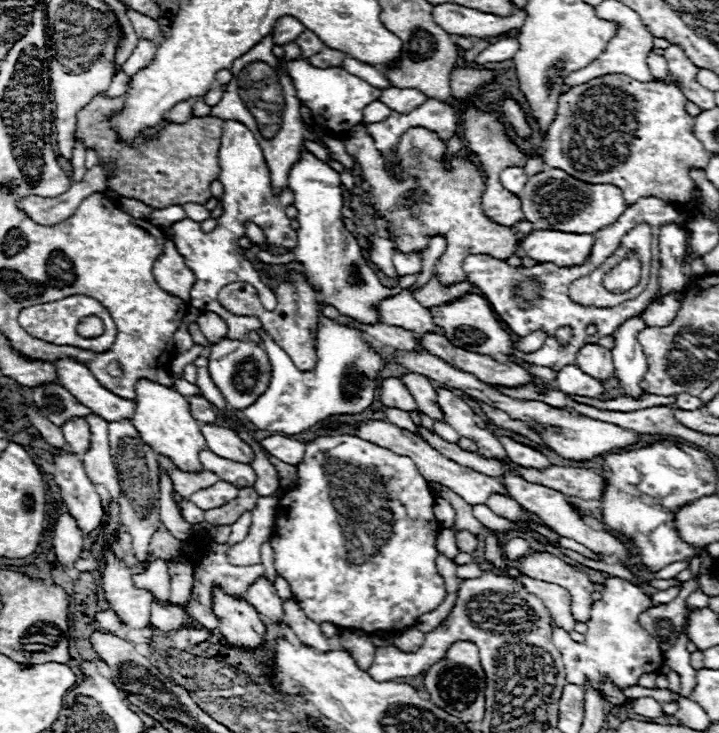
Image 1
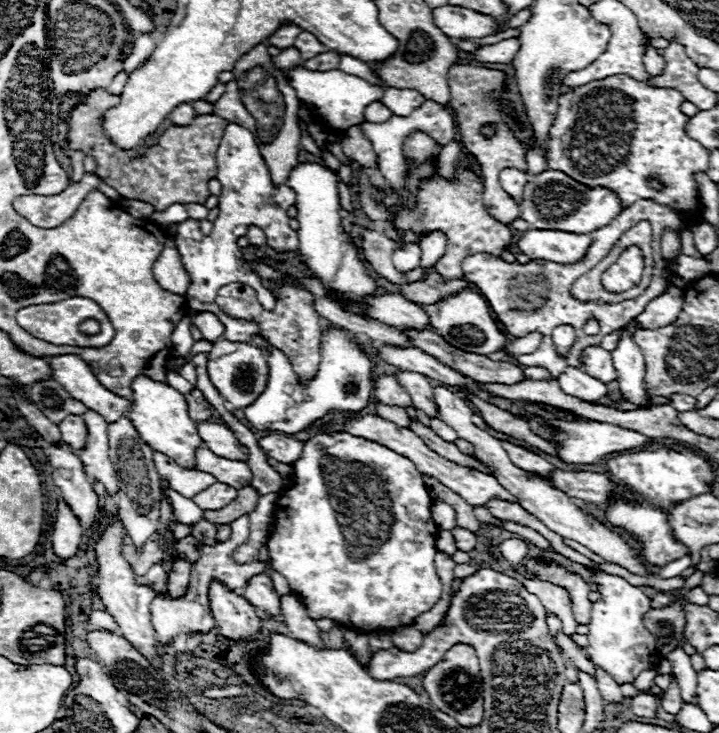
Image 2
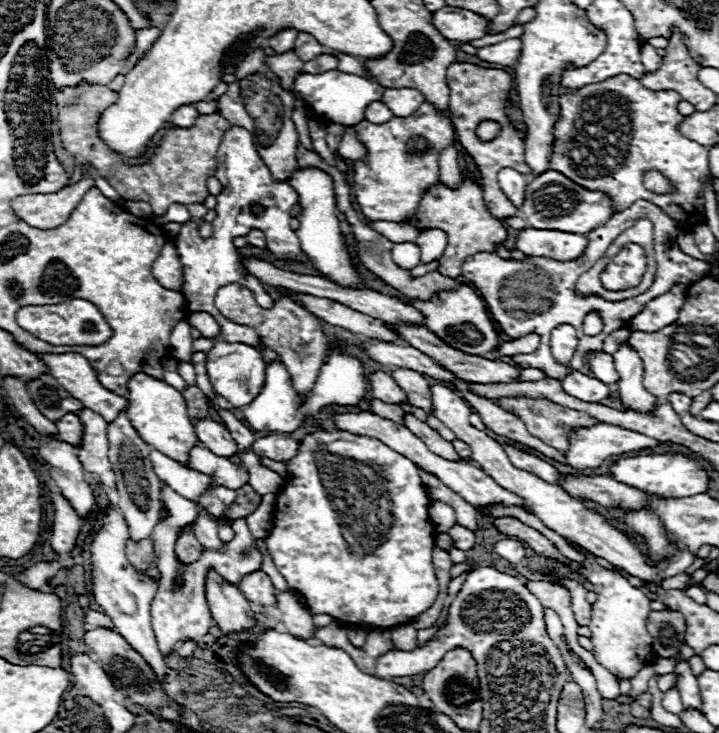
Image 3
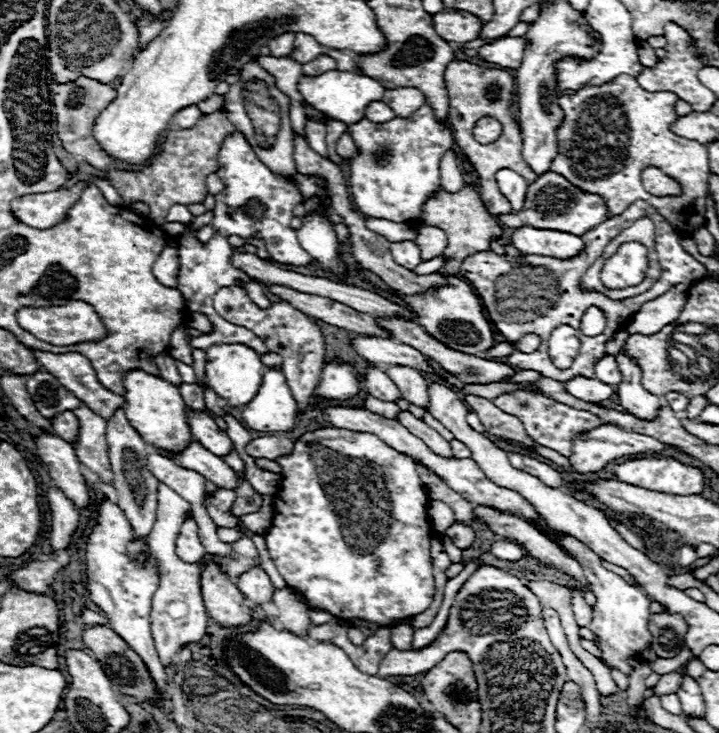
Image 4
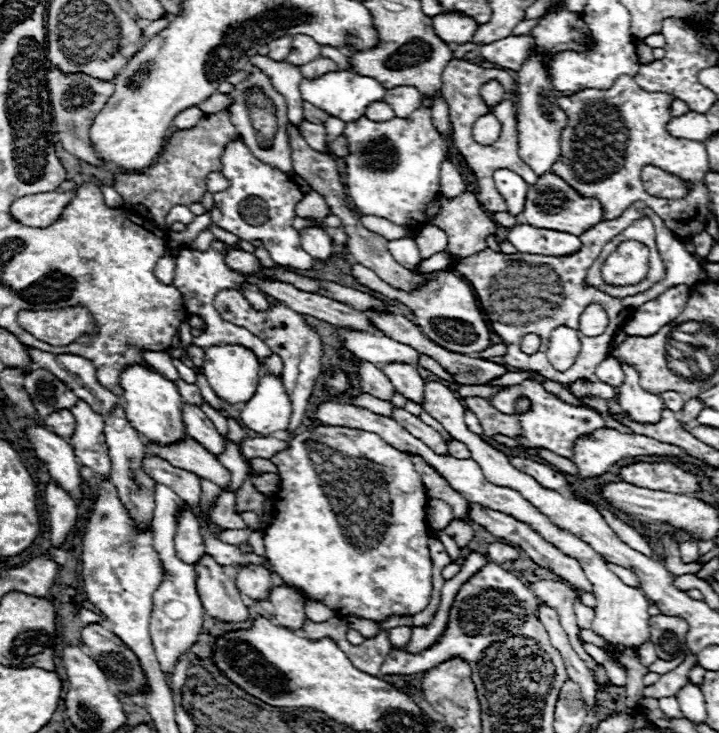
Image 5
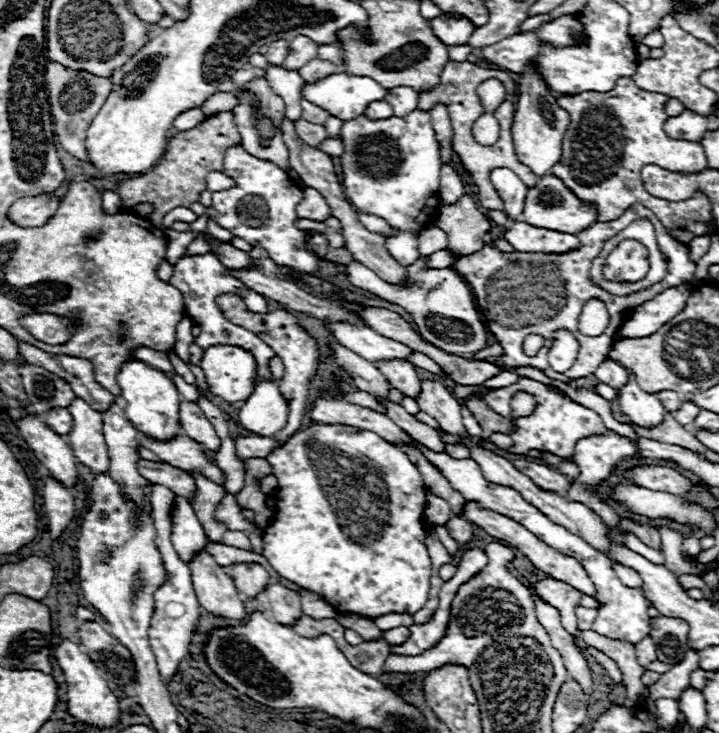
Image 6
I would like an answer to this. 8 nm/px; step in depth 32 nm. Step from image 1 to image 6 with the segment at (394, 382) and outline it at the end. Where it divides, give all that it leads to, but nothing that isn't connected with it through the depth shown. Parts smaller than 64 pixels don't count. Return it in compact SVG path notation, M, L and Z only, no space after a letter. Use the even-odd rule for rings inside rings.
M334 344L332 350L336 356L336 362L342 366L342 370L346 370L354 378L354 384L358 386L358 390L364 390L380 398L388 398L390 384L372 362L362 360L358 354L354 354L352 350L340 344Z

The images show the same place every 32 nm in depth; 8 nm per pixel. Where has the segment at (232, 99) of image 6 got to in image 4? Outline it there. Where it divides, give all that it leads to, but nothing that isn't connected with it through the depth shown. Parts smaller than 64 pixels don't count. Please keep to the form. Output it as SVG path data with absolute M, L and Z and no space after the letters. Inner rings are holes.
M212 96L212 98L204 100L202 104L196 104L196 106L198 106L198 110L202 114L214 114L214 112L218 112L222 108L222 102L224 102L224 96Z

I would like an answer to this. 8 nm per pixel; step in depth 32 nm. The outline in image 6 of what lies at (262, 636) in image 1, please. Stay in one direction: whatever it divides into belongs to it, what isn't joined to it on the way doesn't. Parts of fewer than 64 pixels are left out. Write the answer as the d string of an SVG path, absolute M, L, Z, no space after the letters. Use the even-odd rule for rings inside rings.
M202 550L188 566L194 574L194 590L204 610L232 620L246 618L246 608L234 580L226 576L224 566L218 566L206 550Z

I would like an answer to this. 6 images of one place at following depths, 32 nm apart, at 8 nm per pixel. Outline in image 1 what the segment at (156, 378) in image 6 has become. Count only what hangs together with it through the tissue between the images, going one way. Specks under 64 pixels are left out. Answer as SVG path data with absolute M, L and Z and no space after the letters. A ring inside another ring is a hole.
M138 380L136 384L136 412L132 416L132 424L138 428L142 440L154 448L160 456L166 456L172 460L176 468L182 468L182 472L202 472L200 464L200 450L206 450L208 444L200 432L200 422L192 418L188 402L182 394L178 394L172 388L160 386L150 380Z

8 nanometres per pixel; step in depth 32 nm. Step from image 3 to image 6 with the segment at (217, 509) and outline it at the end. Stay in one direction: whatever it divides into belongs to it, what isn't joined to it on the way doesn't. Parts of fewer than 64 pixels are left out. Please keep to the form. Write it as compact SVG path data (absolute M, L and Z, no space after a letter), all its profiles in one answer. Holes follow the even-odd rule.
M226 492L226 498L220 500L218 508L214 510L214 518L222 524L226 524L228 530L254 530L252 524L248 524L244 518L236 518L238 516L238 504L236 498L232 494Z

